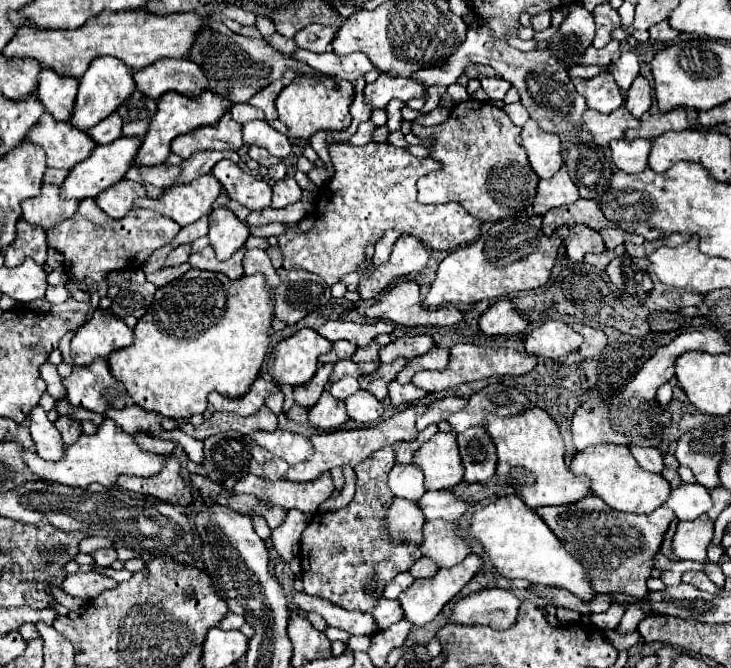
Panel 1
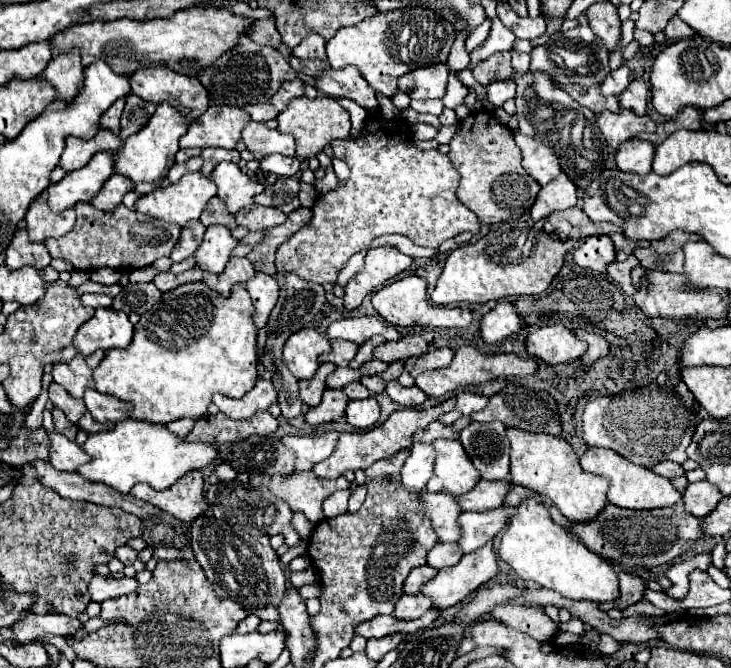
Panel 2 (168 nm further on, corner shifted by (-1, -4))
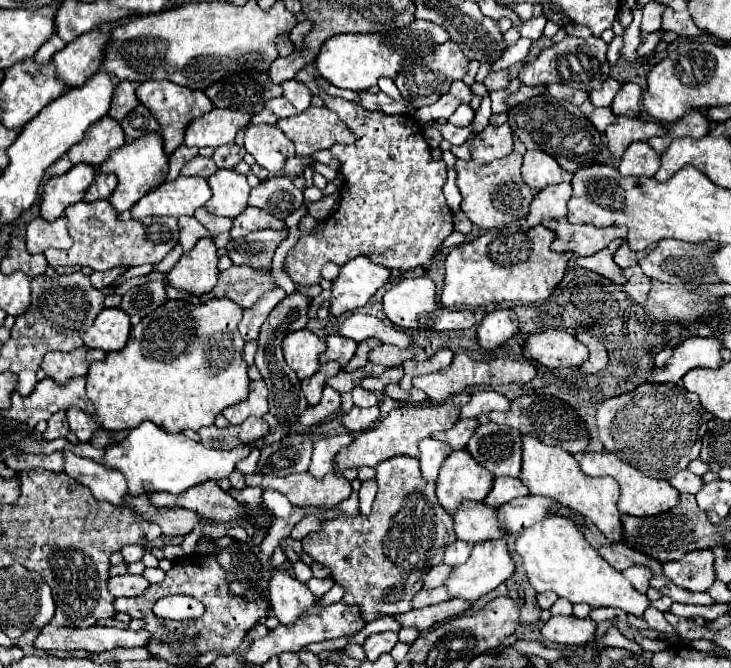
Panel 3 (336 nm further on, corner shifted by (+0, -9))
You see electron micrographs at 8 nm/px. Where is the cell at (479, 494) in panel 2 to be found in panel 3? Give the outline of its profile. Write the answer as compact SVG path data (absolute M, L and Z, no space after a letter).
M497 477L491 493L485 499L485 503L497 503L495 507L501 507L501 505L505 505L505 503L517 499L517 497L525 497L525 495L529 495L529 491L519 479Z

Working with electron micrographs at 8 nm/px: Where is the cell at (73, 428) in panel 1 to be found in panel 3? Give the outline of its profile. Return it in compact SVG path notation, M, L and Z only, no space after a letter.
M59 411L47 421L47 429L41 437L49 441L49 439L57 439L57 437L67 437L67 433L69 433L69 425L67 425L65 411Z

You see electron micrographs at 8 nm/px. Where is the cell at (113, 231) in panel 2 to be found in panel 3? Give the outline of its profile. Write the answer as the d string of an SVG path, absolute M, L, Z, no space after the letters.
M79 201L73 203L65 209L65 217L69 221L69 233L73 237L73 247L67 251L57 251L57 249L47 249L45 257L49 261L49 265L59 267L59 265L87 265L93 271L107 271L113 267L135 267L135 265L145 265L145 263L159 263L177 243L179 231L177 231L177 219L175 217L147 217L145 221L137 221L137 219L129 219L127 223L117 219L117 211L113 209L113 205L109 201Z

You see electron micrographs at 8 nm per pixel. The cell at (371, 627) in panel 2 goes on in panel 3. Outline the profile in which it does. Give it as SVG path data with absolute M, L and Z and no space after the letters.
M451 599L445 603L437 603L437 605L427 605L423 609L413 609L413 611L407 611L403 615L395 615L395 617L401 623L401 627L417 627L419 631L427 631L437 623L443 623L451 617L461 615L471 605L473 603L465 601L465 599Z

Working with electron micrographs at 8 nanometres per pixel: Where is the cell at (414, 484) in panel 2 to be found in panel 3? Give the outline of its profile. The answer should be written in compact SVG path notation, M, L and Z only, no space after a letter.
M423 439L419 443L419 449L421 449L421 457L419 457L421 473L423 473L423 479L427 479L427 481L437 479L441 465L455 451L451 445L437 441L437 439Z

